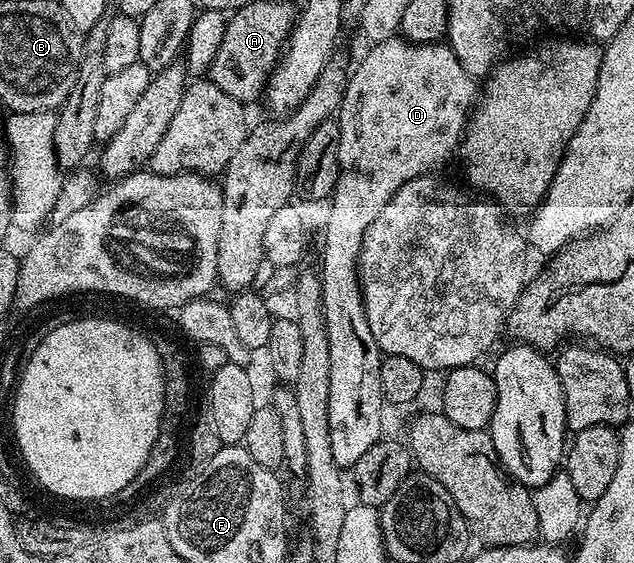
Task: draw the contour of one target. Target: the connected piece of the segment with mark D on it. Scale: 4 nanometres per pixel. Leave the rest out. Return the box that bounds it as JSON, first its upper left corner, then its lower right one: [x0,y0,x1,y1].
[319,34,479,470]

